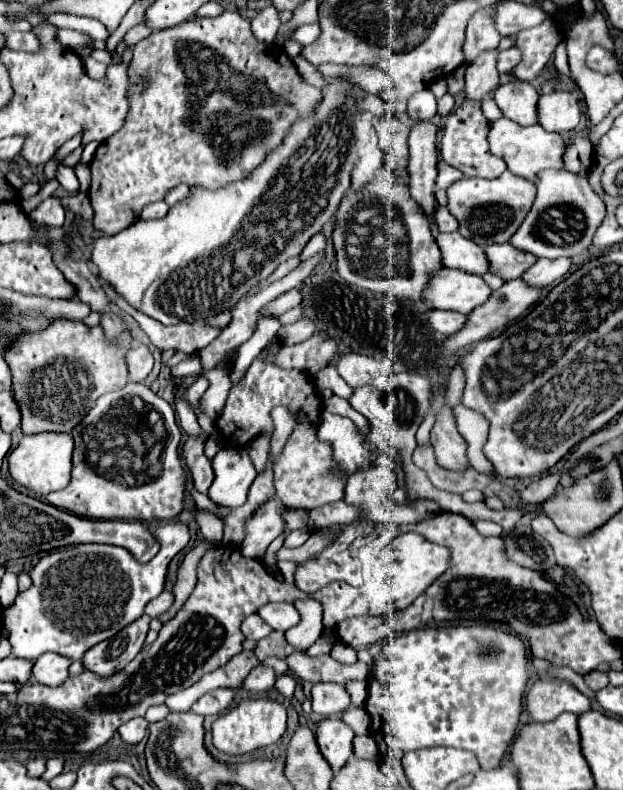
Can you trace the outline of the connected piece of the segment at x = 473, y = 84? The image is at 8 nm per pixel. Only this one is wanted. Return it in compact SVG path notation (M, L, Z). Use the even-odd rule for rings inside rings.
M499 48L481 52L473 64L467 66L465 72L465 98L485 98L499 86L499 72L497 72L497 54Z

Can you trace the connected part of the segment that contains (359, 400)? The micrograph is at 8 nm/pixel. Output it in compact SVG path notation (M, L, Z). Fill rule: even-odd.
M401 372L401 376L393 374L391 378L377 378L369 386L355 388L355 394L349 398L349 402L353 404L353 408L357 412L361 412L365 418L369 418L369 422L371 422L371 440L375 444L385 442L385 444L389 444L391 448L397 450L399 466L405 472L405 492L407 492L407 502L409 504L417 502L417 500L433 500L433 502L437 502L441 506L441 510L463 514L471 522L475 522L475 520L493 520L493 522L501 524L505 532L509 532L519 522L519 518L525 514L525 510L509 510L509 508L505 508L505 510L491 510L491 508L487 508L485 502L467 504L461 496L449 494L445 490L435 488L429 482L427 474L413 464L411 454L413 454L413 450L417 446L415 432L417 432L419 424L423 422L423 418L429 412L431 398L433 398L433 386L431 386L431 382L425 376L417 374L417 378L415 378L413 374ZM399 388L401 388L401 398L399 398Z

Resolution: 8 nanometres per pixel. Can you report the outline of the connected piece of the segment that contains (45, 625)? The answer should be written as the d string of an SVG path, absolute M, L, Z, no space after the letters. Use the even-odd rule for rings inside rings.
M181 520L167 522L167 524L151 526L150 529L155 540L161 544L161 550L157 552L155 558L151 558L145 564L137 562L129 550L121 546L111 546L111 544L77 544L43 556L39 564L29 572L33 580L31 588L25 592L19 592L17 600L3 612L3 624L9 630L11 654L15 658L37 660L45 652L57 652L61 656L79 660L83 658L85 650L99 644L101 640L115 636L119 630L123 630L125 626L141 618L147 602L151 602L163 592L165 572L171 558L179 550L183 550L189 542L187 522L181 522Z

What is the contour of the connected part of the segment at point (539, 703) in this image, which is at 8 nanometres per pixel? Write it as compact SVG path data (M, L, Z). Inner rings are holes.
M537 680L527 692L527 712L535 722L551 722L563 712L585 714L591 710L591 700L565 680Z

